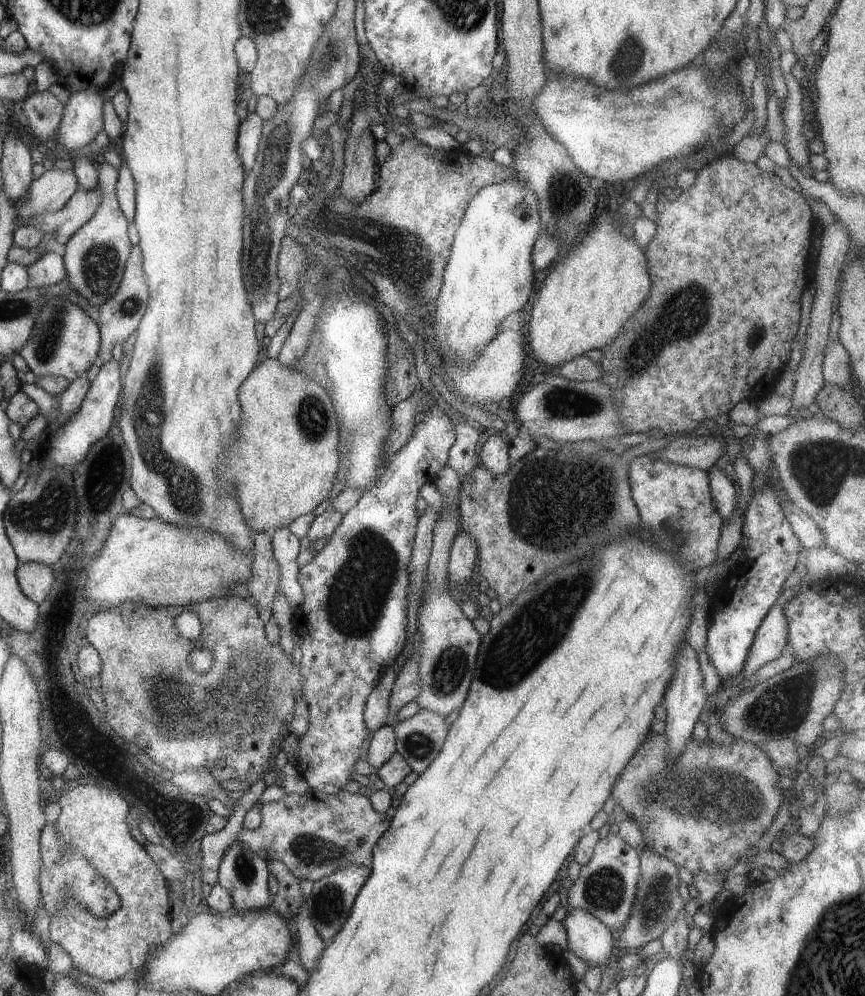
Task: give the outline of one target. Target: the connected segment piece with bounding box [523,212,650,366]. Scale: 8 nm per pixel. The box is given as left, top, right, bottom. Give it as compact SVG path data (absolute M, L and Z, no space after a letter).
M606 212L593 218L582 241L573 248L563 264L550 269L543 281L544 286L536 292L537 298L532 304L531 315L523 331L529 338L531 350L545 366L561 366L591 348L603 349L613 342L649 292L650 280L644 251L638 248L633 237L629 239L621 236L619 227L615 228L613 222L615 218L611 219Z

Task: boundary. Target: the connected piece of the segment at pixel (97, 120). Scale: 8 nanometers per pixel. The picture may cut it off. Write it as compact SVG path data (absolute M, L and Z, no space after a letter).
M71 91L63 105L57 125L55 142L75 150L91 142L102 126L102 98L100 92Z

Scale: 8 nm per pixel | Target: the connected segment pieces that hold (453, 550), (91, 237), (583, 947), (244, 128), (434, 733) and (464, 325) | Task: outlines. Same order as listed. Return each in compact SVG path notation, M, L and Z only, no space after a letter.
M459 530L450 546L450 553L447 563L447 578L449 588L469 581L471 570L476 564L478 546L475 539L467 532Z
M100 160L97 165L97 188L100 192L100 203L91 218L82 224L64 242L62 259L67 282L81 298L93 306L102 305L119 286L124 264L132 247L127 237L125 215L121 212L116 197L116 180L118 170Z
M572 909L569 912L557 914L557 917L565 927L566 950L573 952L586 964L597 965L611 962L616 955L613 950L615 948L615 933L608 926L583 909Z
M248 112L246 118L239 123L236 151L246 174L253 164L259 146L258 140L262 133L263 123L264 121L254 112Z
M419 709L411 718L393 723L395 750L405 759L411 771L415 771L417 774L422 773L439 754L439 749L445 740L449 726L445 724L443 719L444 717L435 711Z
M515 178L480 188L470 200L454 232L450 253L444 266L442 285L435 301L432 321L439 356L447 364L473 362L481 348L497 334L497 326L510 312L520 310L529 300L533 281L530 261L533 243L542 230L536 194Z

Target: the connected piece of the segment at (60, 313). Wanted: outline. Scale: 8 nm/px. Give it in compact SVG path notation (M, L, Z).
M63 297L46 300L37 313L27 342L18 350L25 364L39 377L59 375L68 382L95 362L100 345L98 325L79 307Z

